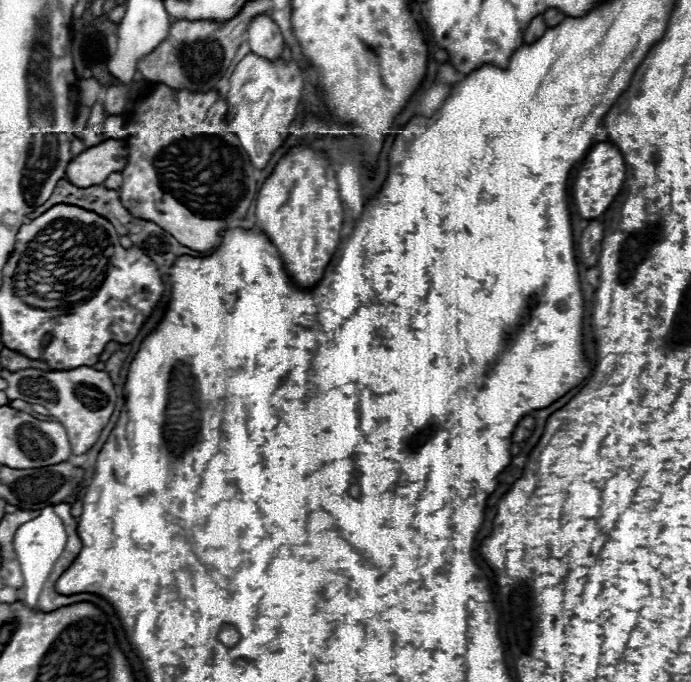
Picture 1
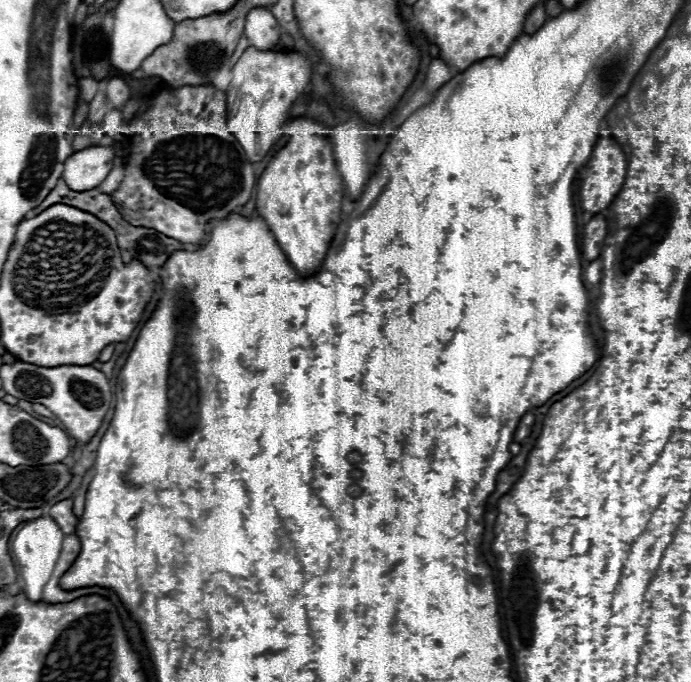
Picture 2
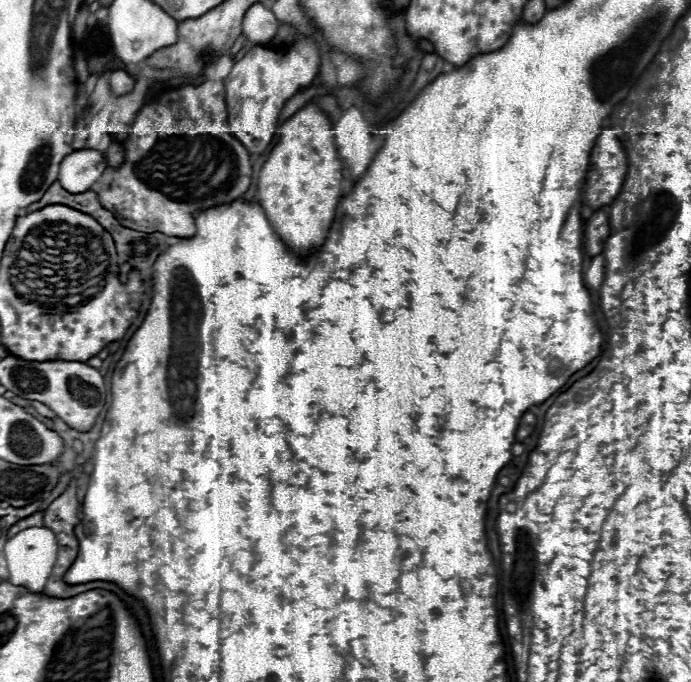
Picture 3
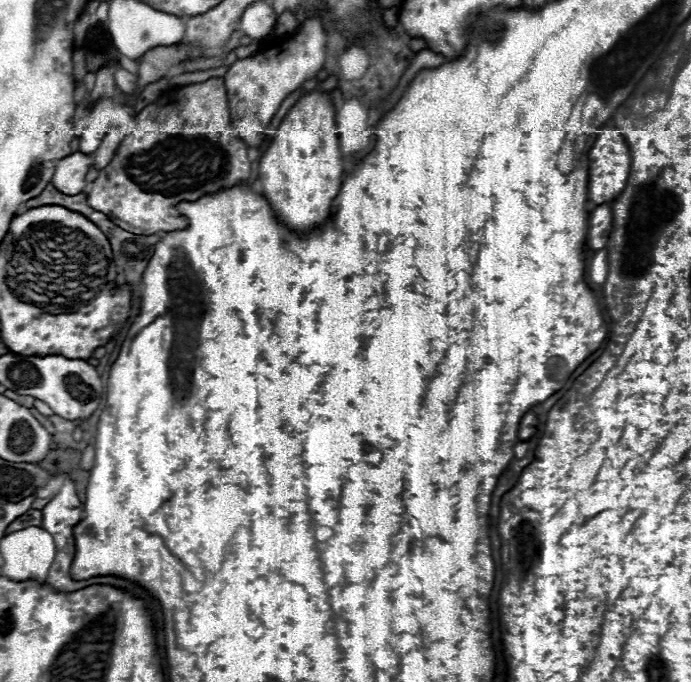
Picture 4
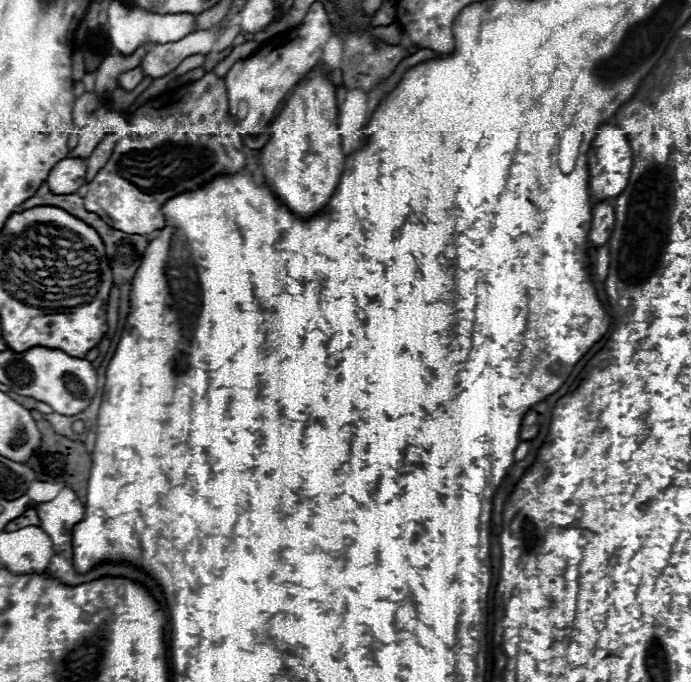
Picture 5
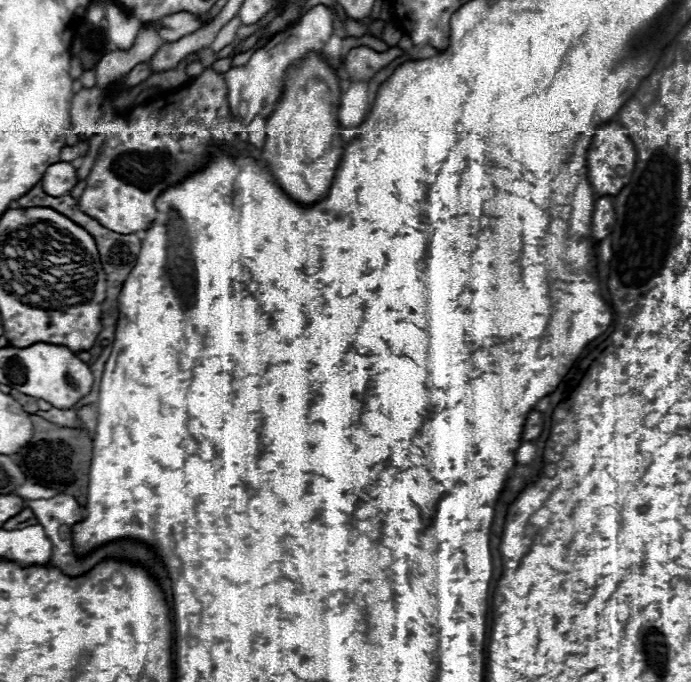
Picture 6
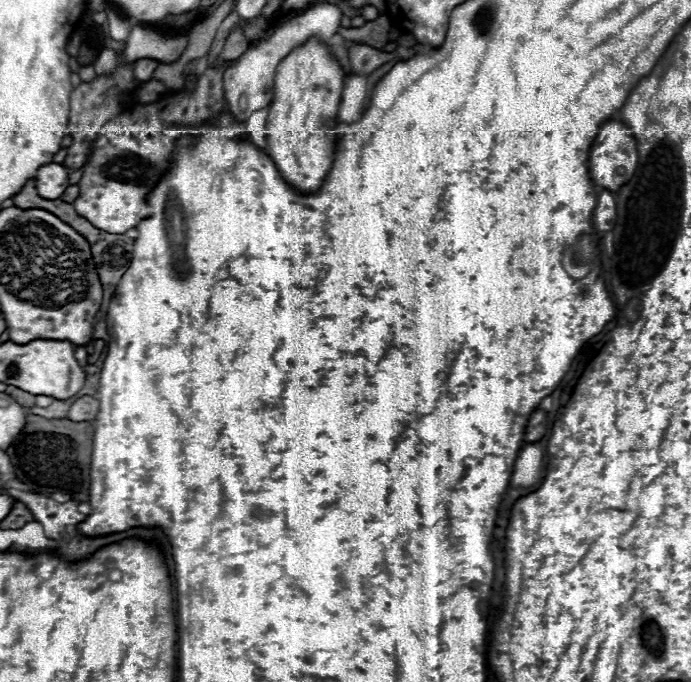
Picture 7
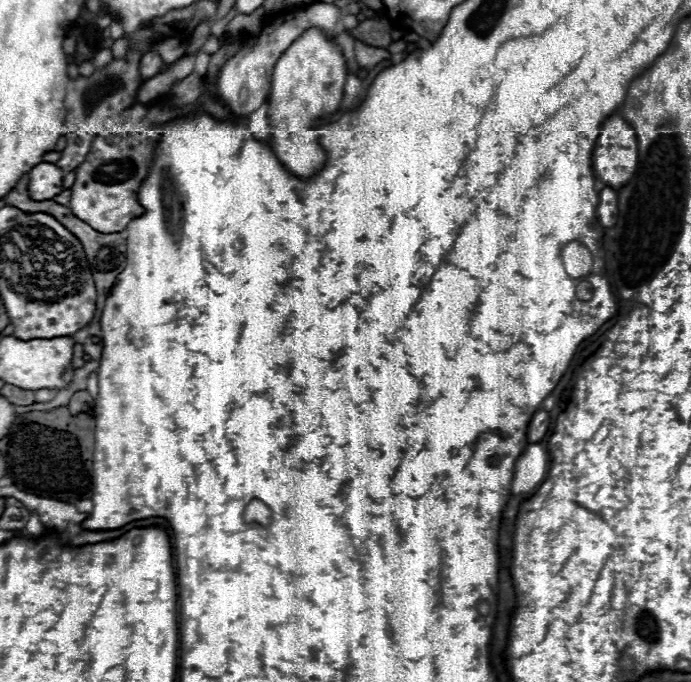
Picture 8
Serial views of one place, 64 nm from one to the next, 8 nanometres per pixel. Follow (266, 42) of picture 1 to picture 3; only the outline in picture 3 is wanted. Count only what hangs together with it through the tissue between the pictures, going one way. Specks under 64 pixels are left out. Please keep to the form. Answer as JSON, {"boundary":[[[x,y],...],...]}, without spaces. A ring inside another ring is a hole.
{"boundary":[[[252,4],[242,20],[242,34],[252,44],[266,44],[274,38],[278,30],[278,20],[264,4]]]}

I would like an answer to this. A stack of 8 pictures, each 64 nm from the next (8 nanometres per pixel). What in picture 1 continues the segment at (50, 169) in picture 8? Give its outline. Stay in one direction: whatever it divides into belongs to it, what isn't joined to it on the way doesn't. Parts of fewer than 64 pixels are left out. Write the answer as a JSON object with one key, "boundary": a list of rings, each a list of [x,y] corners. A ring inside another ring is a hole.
{"boundary":[[[106,140],[80,152],[68,162],[66,178],[76,188],[88,188],[88,184],[102,184],[108,174],[122,170],[128,164],[128,148],[120,140]]]}

